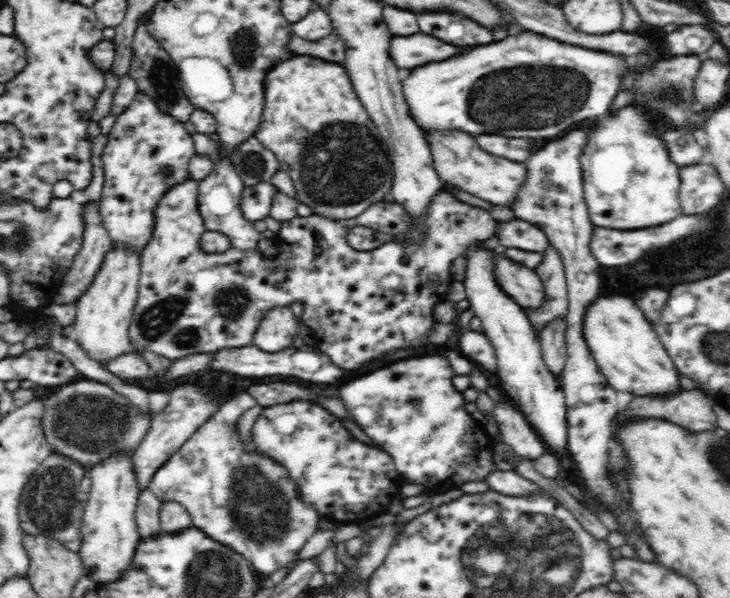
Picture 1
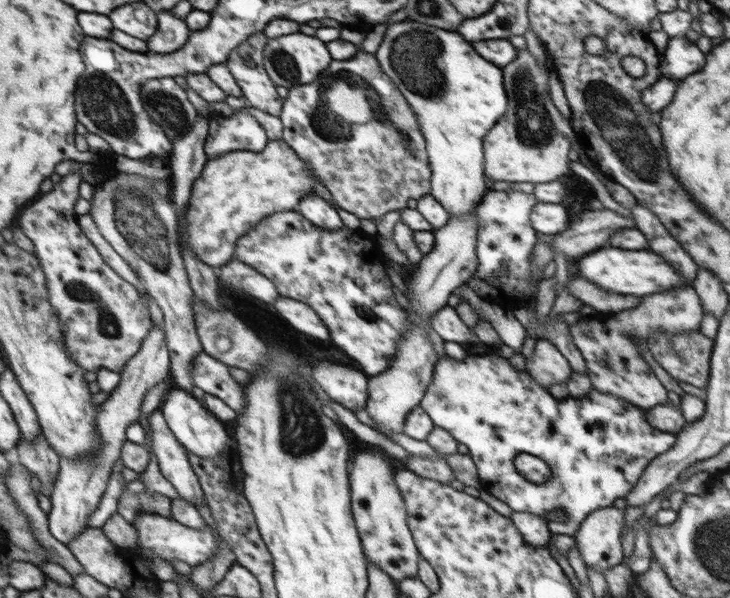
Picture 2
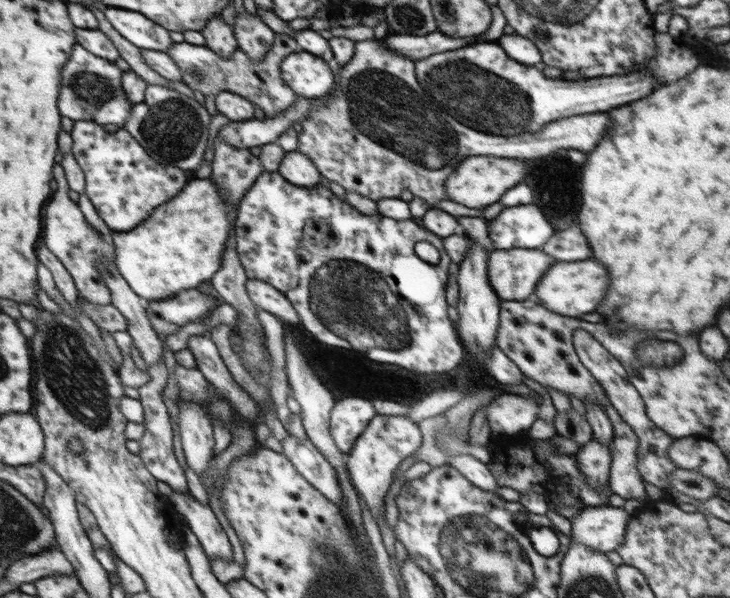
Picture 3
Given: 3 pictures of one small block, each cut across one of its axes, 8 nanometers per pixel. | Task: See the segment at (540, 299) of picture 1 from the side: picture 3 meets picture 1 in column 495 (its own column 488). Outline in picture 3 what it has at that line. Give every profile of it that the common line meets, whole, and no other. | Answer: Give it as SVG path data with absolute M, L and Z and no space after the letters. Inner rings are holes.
M495 249L488 256L488 279L502 301L533 297L542 274L554 264L554 258L542 250Z

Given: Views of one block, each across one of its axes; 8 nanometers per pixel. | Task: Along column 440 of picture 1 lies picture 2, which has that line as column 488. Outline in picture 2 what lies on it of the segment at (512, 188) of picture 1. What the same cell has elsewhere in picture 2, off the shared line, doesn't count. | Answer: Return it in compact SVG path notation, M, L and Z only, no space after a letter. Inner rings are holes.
M517 49L514 62L502 68L504 70L504 88L508 97L508 108L504 116L483 137L483 171L489 180L504 180L504 182L532 182L532 184L556 181L569 172L571 140L576 140L576 133L569 119L556 109L549 95L548 70L543 69L528 49Z

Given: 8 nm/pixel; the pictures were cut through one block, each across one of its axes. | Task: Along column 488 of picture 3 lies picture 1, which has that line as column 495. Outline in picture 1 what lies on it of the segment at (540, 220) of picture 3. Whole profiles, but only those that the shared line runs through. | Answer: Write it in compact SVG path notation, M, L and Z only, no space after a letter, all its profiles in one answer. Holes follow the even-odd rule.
M516 218L497 222L495 234L502 248L516 248L535 253L542 253L548 248L547 234L535 224Z

